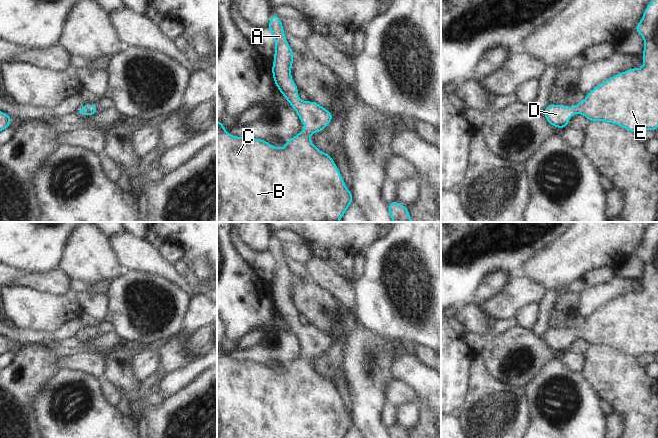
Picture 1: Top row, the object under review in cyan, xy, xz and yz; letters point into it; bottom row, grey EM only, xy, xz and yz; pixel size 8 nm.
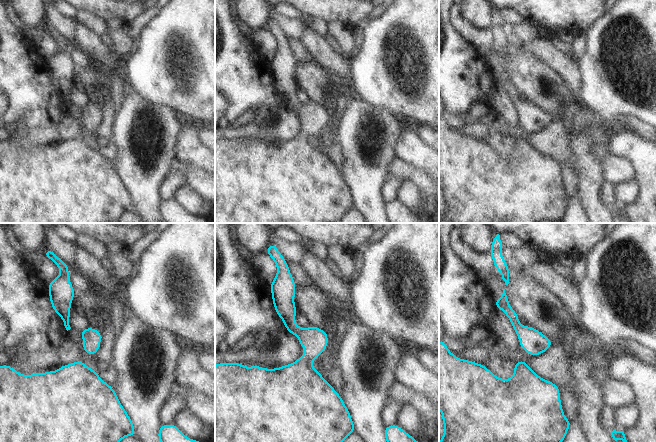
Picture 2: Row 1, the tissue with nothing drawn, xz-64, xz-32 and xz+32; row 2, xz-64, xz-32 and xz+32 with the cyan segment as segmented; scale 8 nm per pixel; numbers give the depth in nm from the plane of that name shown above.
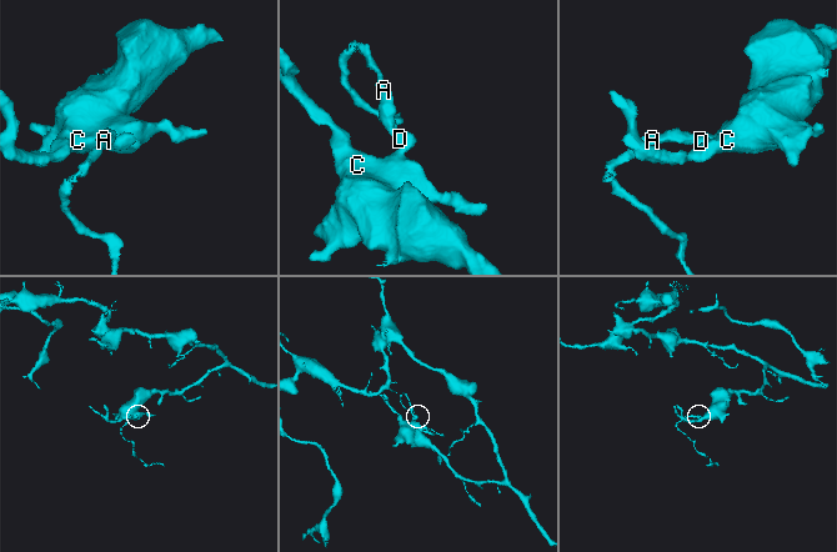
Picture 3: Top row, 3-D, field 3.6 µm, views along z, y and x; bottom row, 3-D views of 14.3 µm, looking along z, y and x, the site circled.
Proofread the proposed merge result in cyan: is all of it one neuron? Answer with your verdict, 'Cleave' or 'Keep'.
Keep.

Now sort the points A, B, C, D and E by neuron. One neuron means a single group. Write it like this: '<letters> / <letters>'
A B C D E

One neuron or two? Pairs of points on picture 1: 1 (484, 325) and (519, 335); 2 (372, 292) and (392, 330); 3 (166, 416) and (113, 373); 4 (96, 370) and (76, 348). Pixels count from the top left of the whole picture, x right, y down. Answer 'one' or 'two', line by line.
1: two
2: one
3: one
4: two

